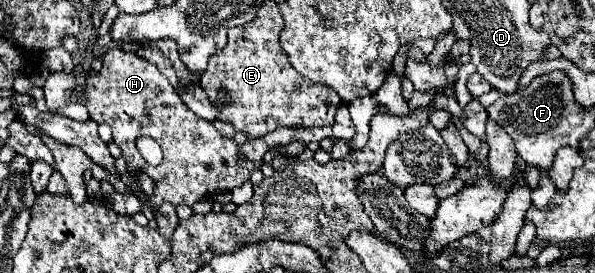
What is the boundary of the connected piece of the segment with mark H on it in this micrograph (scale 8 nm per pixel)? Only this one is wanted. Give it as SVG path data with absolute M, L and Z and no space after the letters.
M108 49L104 55L104 65L98 73L86 75L86 89L84 89L84 105L90 113L90 119L98 123L108 123L112 127L112 141L122 149L128 169L142 169L142 159L136 159L136 137L152 137L158 141L164 153L164 161L158 167L146 167L142 169L146 175L152 177L156 183L154 195L148 199L152 209L156 211L162 201L170 201L172 205L194 205L202 197L214 195L219 192L229 192L241 186L250 179L250 173L260 171L262 167L262 155L268 151L266 143L262 139L252 139L246 143L238 144L234 139L224 137L218 132L210 121L202 121L190 109L186 109L186 103L180 99L176 89L166 81L166 77L160 73L156 65L150 65L148 61L142 61L136 53L126 53L122 49Z

